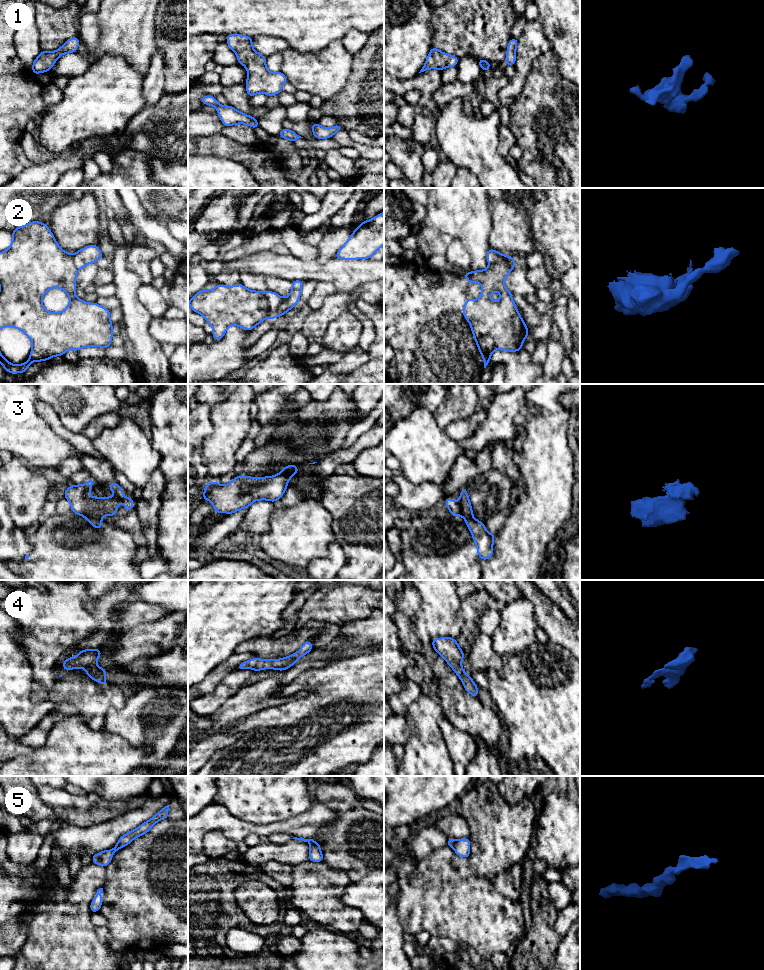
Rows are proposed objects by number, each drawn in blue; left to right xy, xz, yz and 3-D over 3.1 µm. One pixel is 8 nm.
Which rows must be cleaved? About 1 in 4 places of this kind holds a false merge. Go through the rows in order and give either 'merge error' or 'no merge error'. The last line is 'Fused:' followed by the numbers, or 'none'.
1: no merge error
2: merge error
3: merge error
4: no merge error
5: no merge error
Fused: 2, 3

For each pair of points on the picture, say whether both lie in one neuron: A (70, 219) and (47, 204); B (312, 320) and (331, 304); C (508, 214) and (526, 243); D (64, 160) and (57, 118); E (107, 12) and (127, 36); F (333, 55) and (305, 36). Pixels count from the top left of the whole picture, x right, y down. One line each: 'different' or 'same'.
A: different
B: same
C: same
D: different
E: same
F: different

